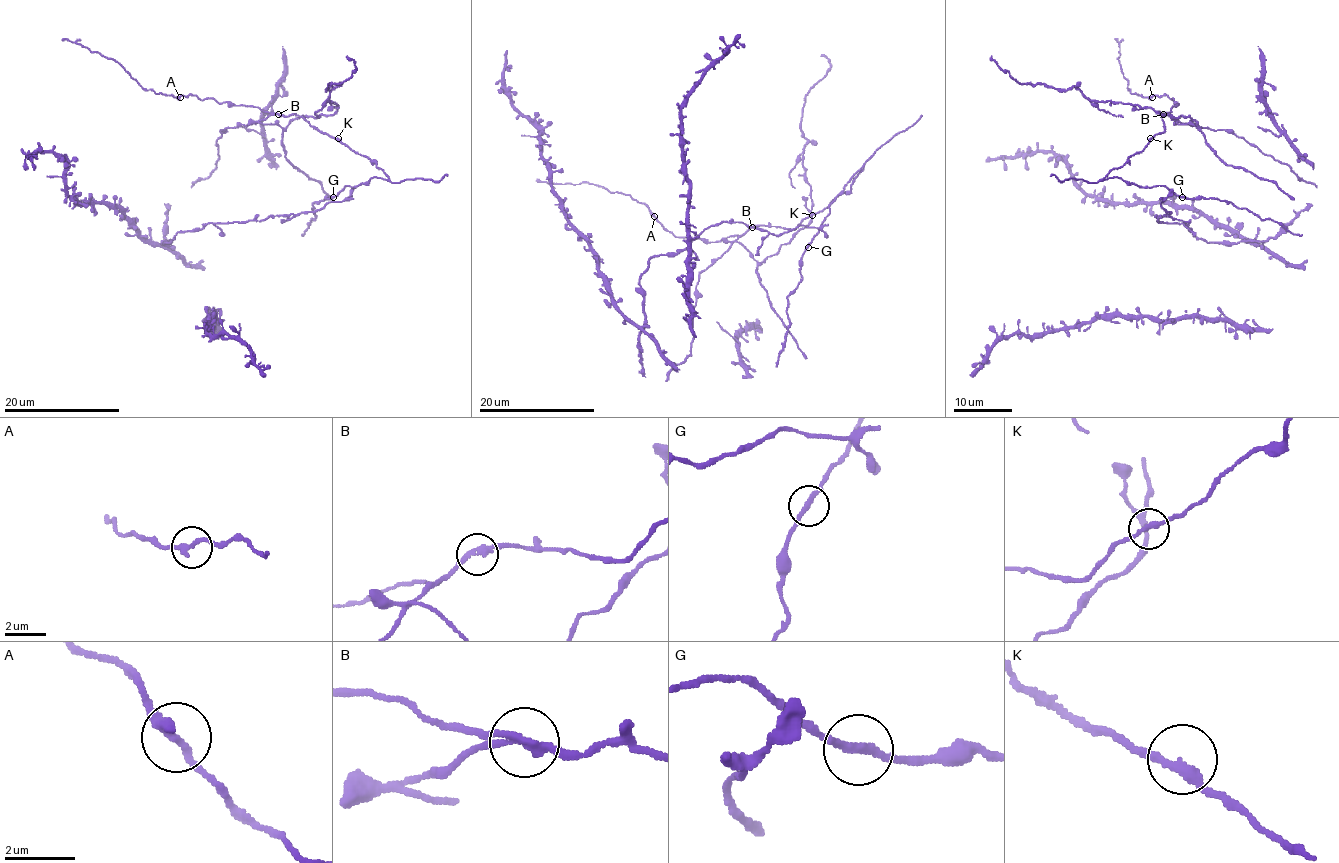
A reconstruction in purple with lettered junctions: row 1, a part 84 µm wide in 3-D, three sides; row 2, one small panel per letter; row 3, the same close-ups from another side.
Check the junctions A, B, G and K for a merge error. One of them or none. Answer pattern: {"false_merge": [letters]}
{"false_merge": ["B"]}

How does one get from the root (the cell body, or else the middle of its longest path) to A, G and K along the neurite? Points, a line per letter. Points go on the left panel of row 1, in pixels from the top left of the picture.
A: (287, 214), (343, 201), (349, 197), (346, 185), (387, 175), (298, 116), (269, 114), (190, 94), (180, 97)
G: (287, 214), (314, 211), (330, 201), (343, 201), (349, 197), (349, 190), (343, 188), (333, 197)
K: (287, 214), (314, 211), (330, 201), (343, 201), (349, 197), (346, 185), (387, 177), (338, 138)

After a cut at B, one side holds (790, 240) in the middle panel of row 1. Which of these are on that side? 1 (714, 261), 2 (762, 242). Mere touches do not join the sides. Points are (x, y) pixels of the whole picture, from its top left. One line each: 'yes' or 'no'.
1: yes
2: yes

